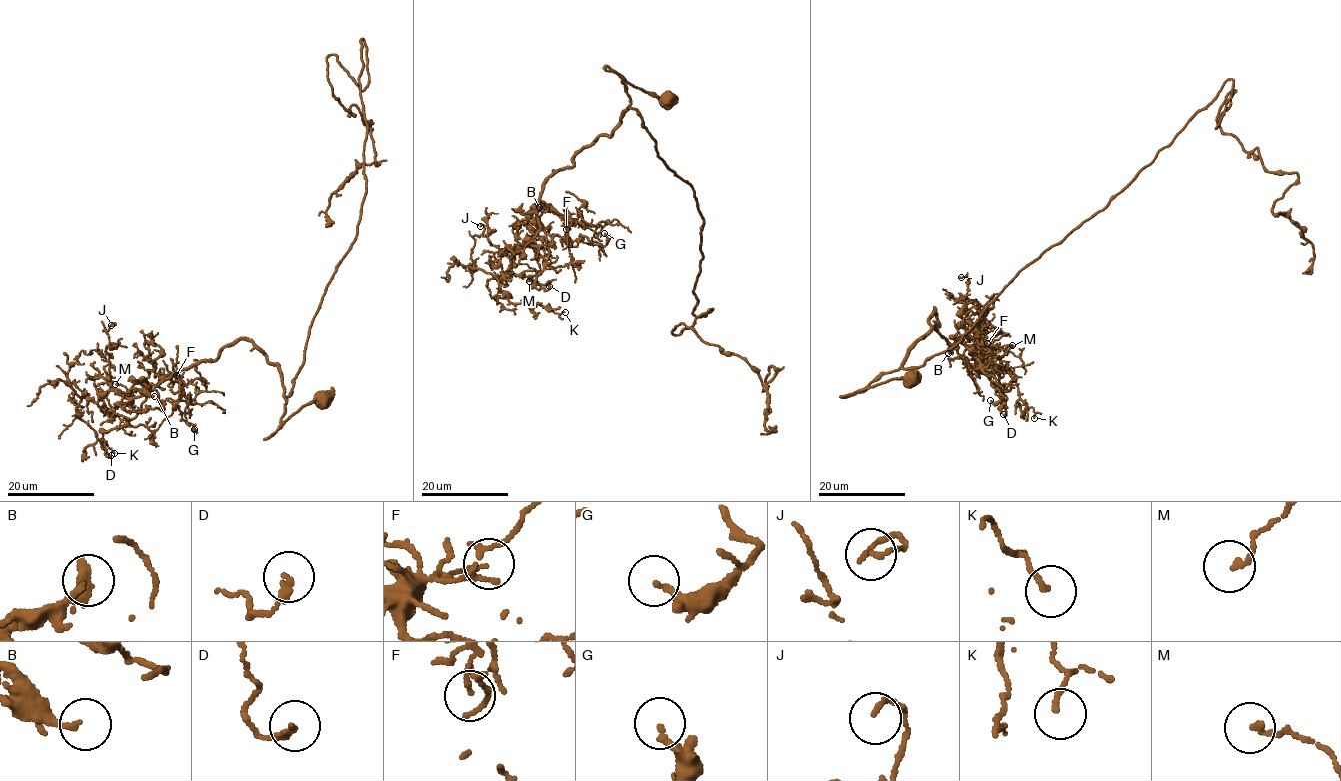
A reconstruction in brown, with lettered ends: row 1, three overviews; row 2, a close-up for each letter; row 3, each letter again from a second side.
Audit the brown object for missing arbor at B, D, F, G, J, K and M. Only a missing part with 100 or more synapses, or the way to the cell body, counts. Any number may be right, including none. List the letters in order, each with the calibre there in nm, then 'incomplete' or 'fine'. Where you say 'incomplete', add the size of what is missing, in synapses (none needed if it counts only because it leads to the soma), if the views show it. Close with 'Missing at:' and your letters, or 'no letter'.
B: 160 nm | fine
D: 200 nm | fine
F: 110 nm | fine
G: 200 nm | fine
J: 130 nm | fine
K: 160 nm | fine
M: 160 nm | fine
Missing at: no letter

